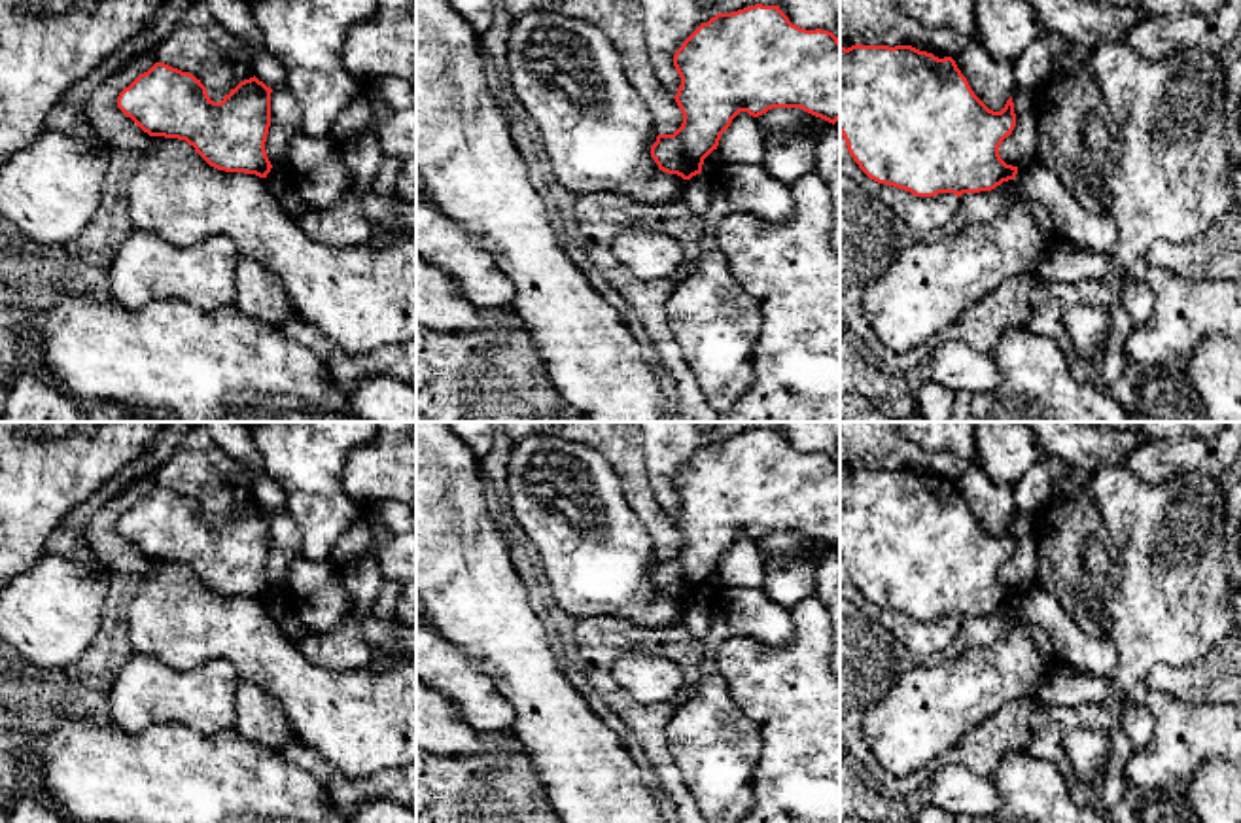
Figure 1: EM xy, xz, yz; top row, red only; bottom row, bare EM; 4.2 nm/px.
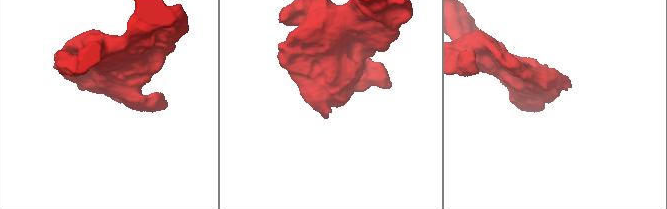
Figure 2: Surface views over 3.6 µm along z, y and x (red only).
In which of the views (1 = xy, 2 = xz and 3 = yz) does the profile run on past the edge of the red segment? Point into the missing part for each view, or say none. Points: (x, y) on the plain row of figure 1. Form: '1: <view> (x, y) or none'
1: none
2: none
3: none

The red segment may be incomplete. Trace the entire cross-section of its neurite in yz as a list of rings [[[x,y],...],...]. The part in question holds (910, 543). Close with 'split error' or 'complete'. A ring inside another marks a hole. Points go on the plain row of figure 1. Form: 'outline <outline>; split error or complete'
outline [[[840,469],[840,558],[859,592],[874,605],[910,615],[916,621],[938,617],[991,615],[1014,604],[1018,590],[1006,588],[999,569],[1016,551],[1012,520],[1001,535],[989,534],[970,513],[952,481],[938,482],[912,469]]]; complete

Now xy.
outline [[[155,486],[148,496],[140,498],[117,520],[117,532],[131,541],[149,560],[165,560],[185,564],[195,575],[214,592],[225,596],[244,596],[267,602],[272,588],[265,575],[265,566],[271,551],[271,517],[272,513],[255,499],[240,505],[221,526],[214,526],[206,511],[189,496],[182,496],[165,486]]]; complete

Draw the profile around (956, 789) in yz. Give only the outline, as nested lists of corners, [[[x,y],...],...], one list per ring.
[[[946,764],[933,776],[931,804],[950,815],[988,817],[1003,800],[991,778],[974,774],[963,764]]]

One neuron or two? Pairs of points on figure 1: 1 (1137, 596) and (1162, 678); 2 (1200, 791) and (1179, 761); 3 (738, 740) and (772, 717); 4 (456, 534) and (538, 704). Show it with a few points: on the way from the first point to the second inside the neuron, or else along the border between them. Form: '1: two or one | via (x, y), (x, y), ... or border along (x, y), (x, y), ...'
1: two | border along (1202, 657), (1181, 668), (1156, 666), (1145, 680)
2: two | border along (1221, 757), (1209, 757), (1181, 786)
3: two | border along (731, 691), (761, 738), (761, 757), (753, 770)
4: one | via (462, 576), (475, 600), (519, 651), (523, 663)

